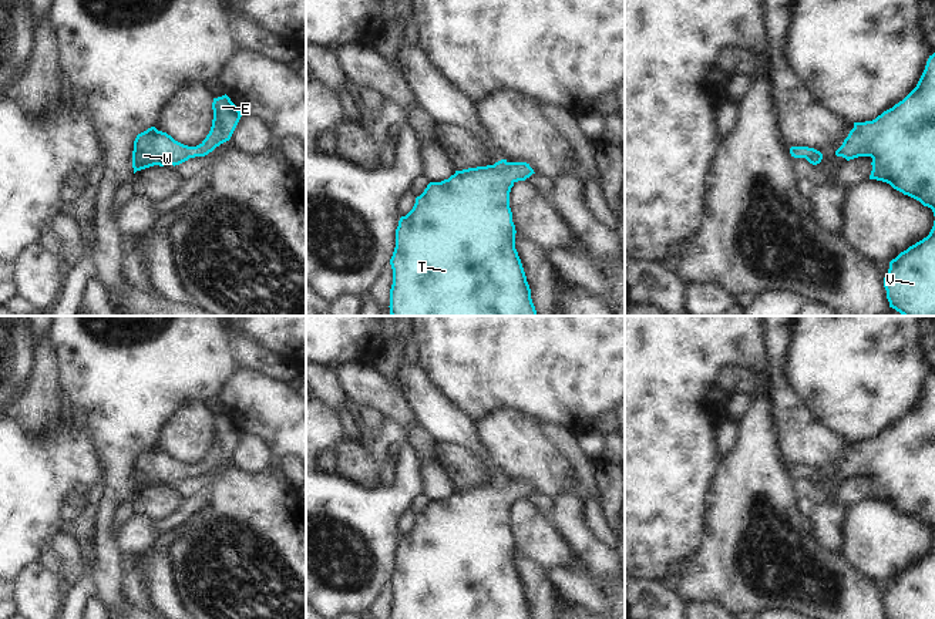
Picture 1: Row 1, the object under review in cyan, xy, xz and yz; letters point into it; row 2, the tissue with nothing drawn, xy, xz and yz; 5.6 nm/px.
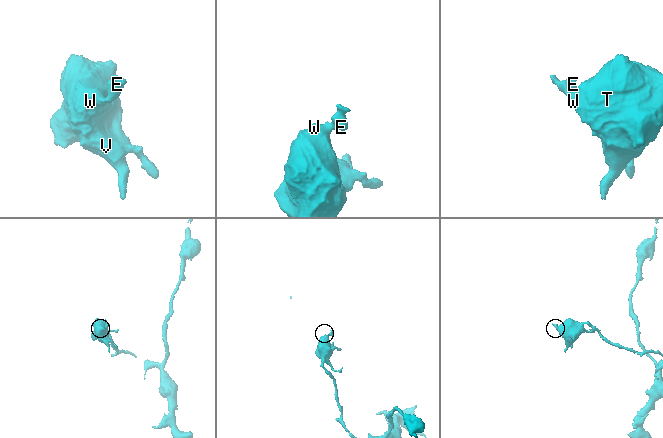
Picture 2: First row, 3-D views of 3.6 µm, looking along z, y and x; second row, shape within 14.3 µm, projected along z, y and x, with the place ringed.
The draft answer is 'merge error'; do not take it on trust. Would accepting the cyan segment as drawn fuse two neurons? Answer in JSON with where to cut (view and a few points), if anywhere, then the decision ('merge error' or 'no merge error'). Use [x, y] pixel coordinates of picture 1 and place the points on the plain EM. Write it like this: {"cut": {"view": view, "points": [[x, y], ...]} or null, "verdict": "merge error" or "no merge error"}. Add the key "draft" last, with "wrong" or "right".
{"cut": null, "verdict": "no merge error", "draft": "wrong"}

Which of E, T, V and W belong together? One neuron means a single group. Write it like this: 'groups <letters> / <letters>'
groups E T V W

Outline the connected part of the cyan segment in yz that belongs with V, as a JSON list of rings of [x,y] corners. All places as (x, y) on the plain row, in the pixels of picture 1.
[[[935,539],[926,556],[889,581],[884,606],[888,619],[935,619]]]

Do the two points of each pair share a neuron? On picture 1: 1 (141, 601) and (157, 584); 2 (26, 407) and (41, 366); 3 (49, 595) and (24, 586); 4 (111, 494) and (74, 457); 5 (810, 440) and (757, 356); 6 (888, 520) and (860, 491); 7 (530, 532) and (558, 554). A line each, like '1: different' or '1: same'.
1: different
2: same
3: same
4: different
5: different
6: different
7: same

